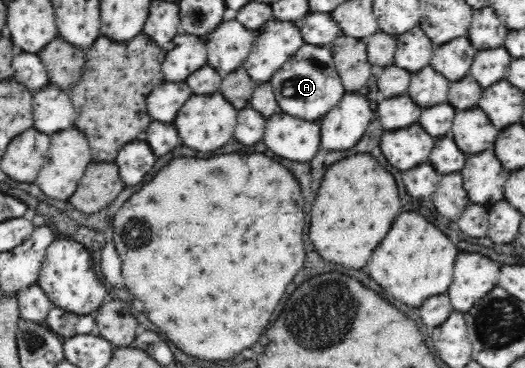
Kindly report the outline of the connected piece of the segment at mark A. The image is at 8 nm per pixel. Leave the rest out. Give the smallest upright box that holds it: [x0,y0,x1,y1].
[269,44,345,120]

